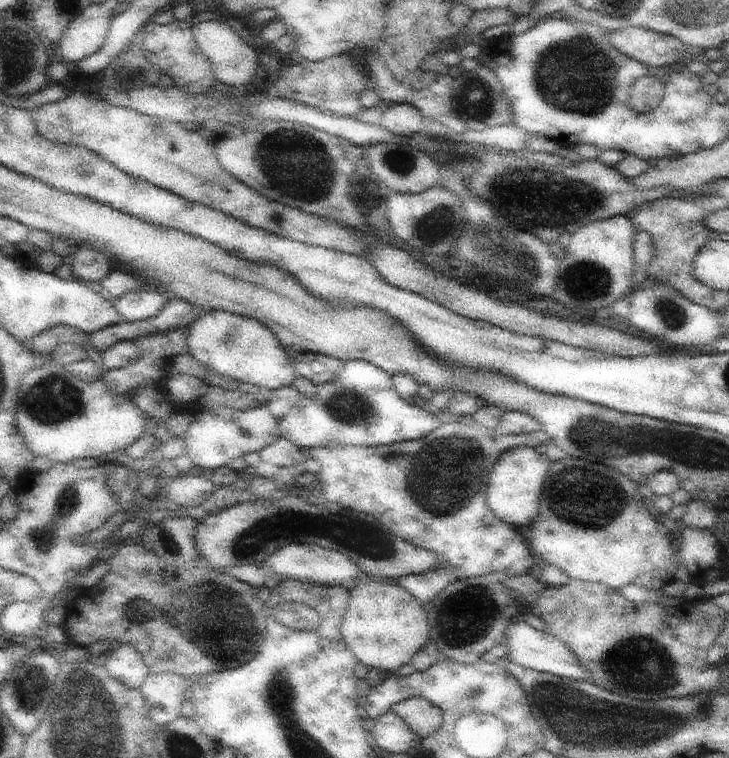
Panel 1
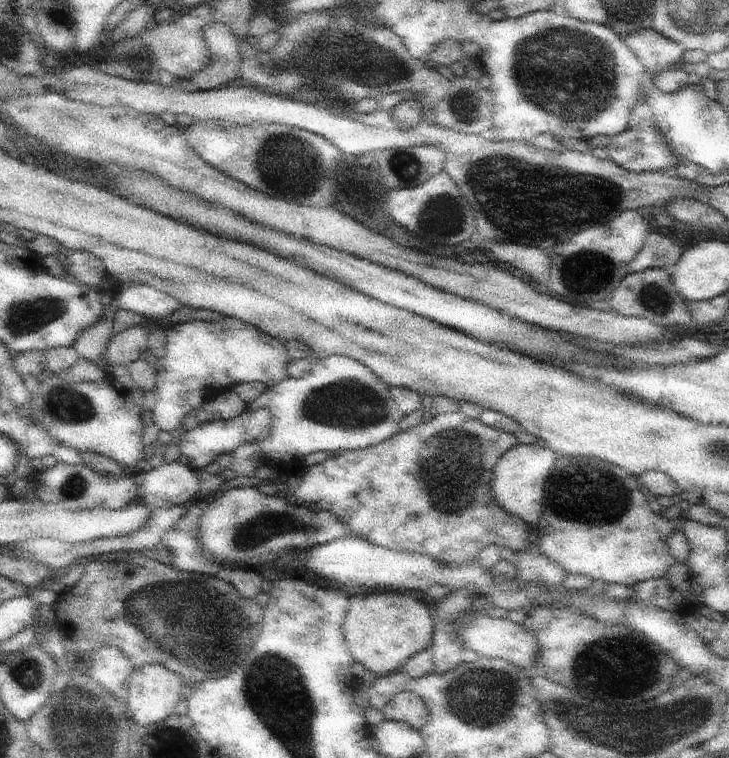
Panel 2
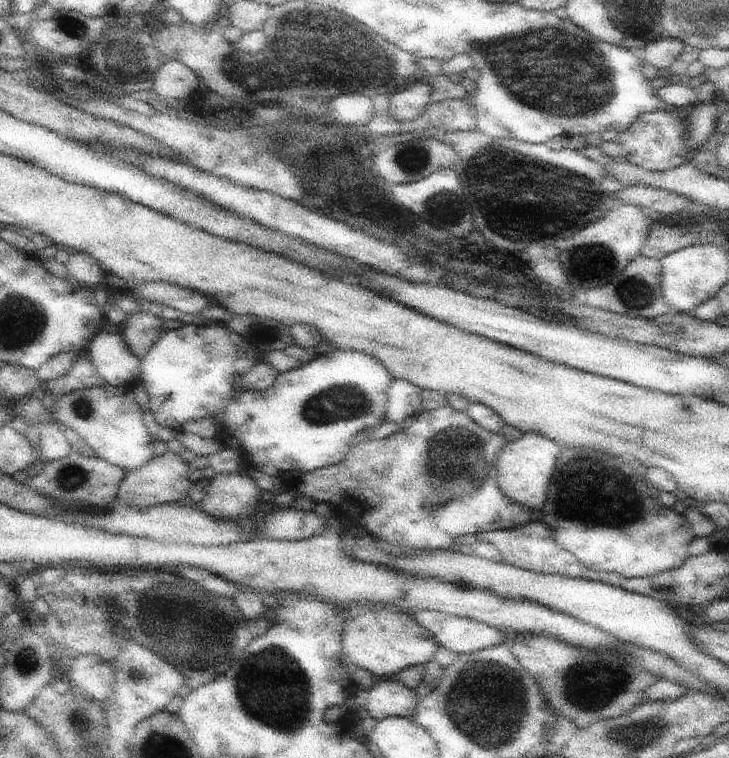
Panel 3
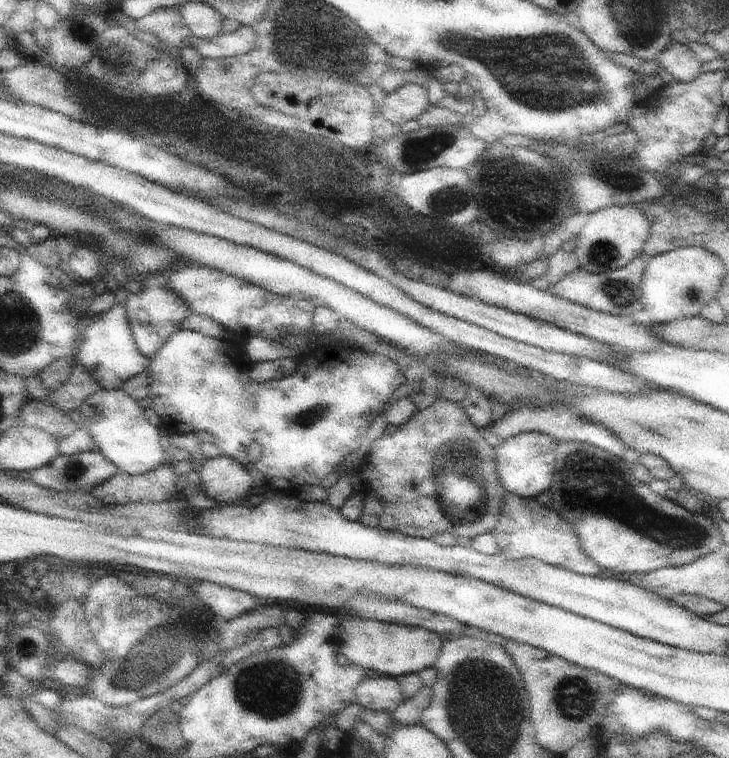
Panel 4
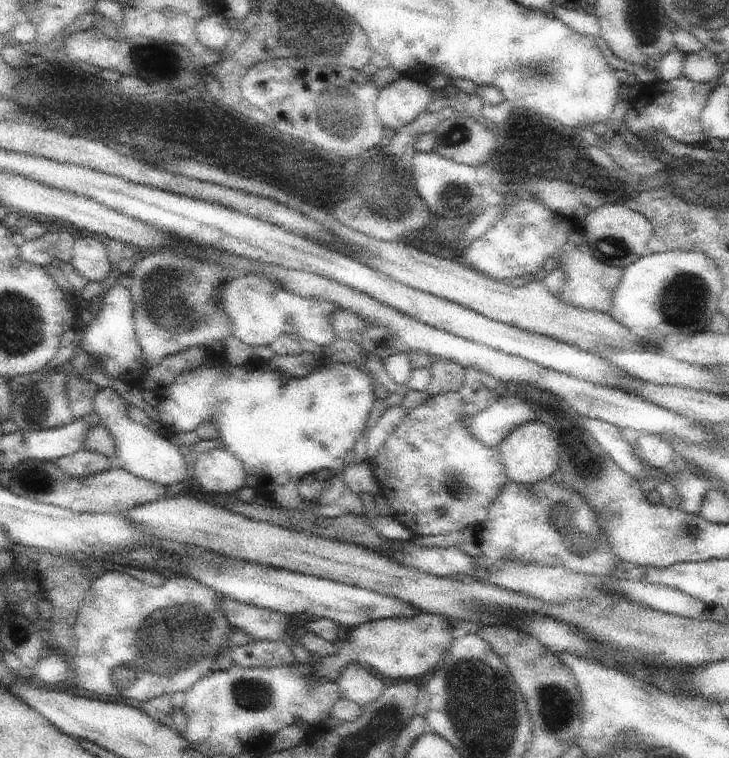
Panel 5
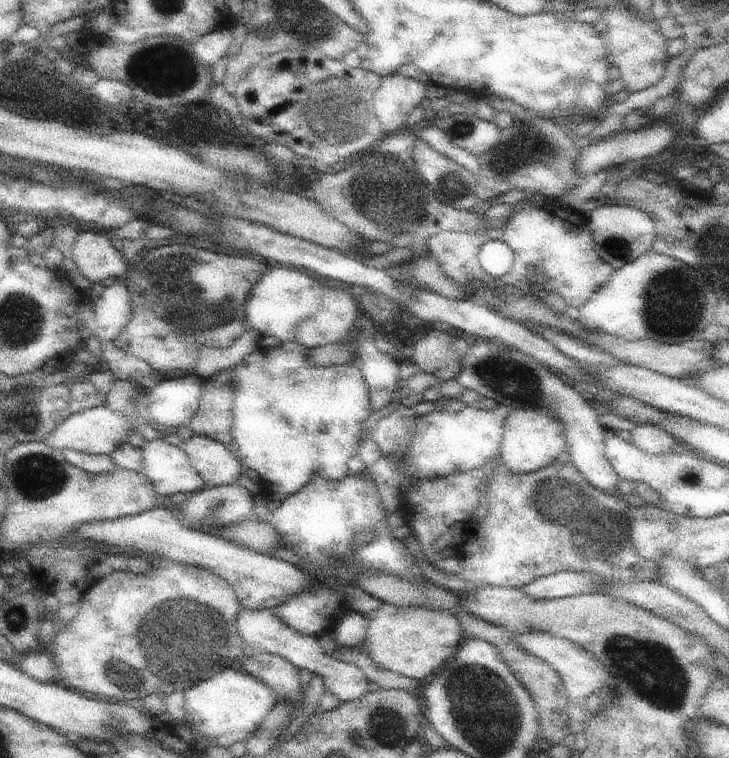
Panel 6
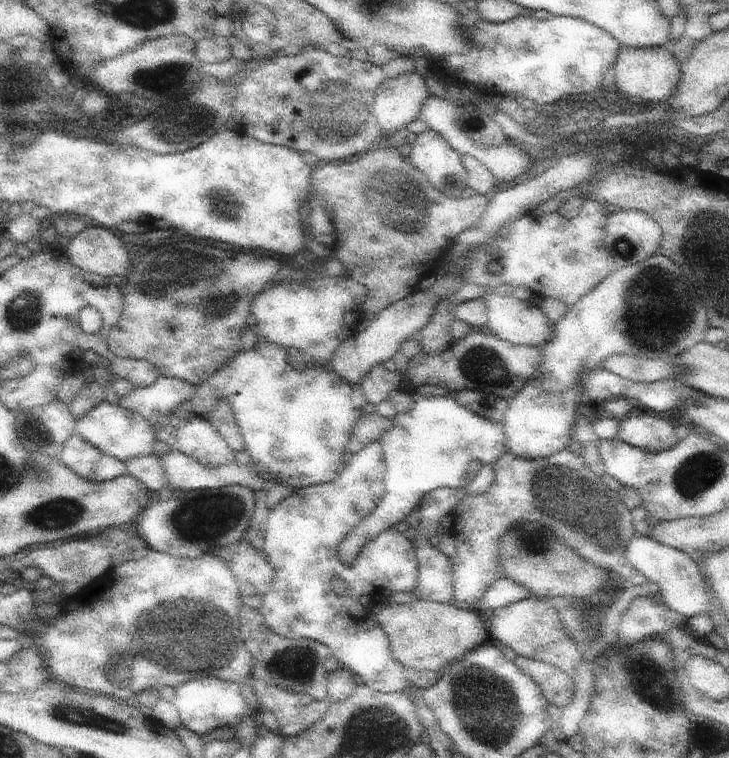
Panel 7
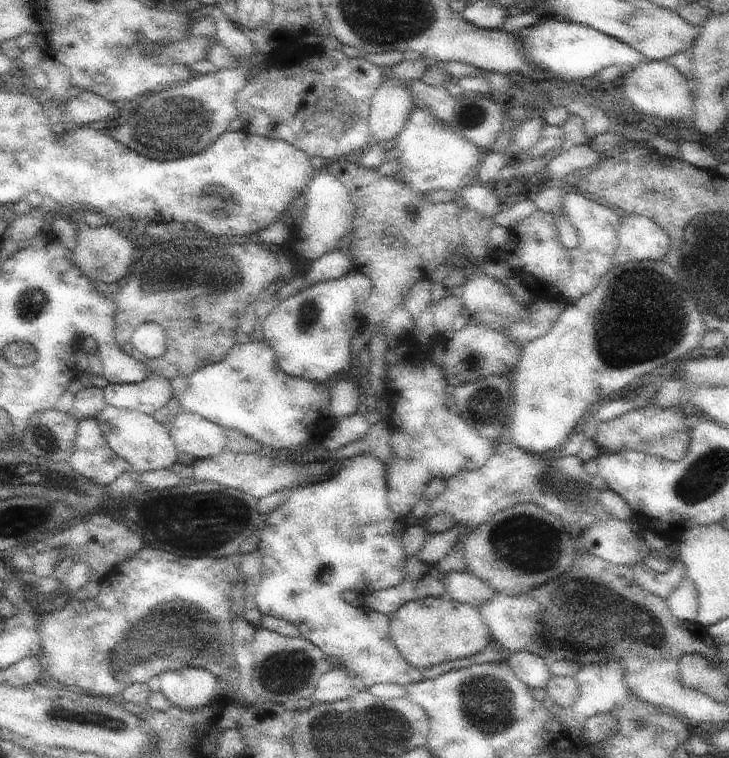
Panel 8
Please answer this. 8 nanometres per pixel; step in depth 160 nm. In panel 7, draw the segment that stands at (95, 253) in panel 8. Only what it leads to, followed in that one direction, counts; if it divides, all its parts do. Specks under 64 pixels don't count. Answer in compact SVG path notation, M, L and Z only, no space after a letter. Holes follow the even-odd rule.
M101 226L82 229L63 250L74 266L100 276L120 276L128 270L128 250L116 230Z

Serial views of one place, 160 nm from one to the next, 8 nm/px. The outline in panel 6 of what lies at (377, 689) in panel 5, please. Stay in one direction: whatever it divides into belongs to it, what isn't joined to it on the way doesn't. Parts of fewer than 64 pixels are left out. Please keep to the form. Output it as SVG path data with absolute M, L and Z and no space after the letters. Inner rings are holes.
M242 607L237 618L237 629L248 651L280 655L293 662L298 669L308 669L314 675L319 674L325 682L325 688L335 694L342 703L358 700L375 687L356 664L335 660L324 653L317 636L298 632L286 622L282 622L271 610L259 611Z

